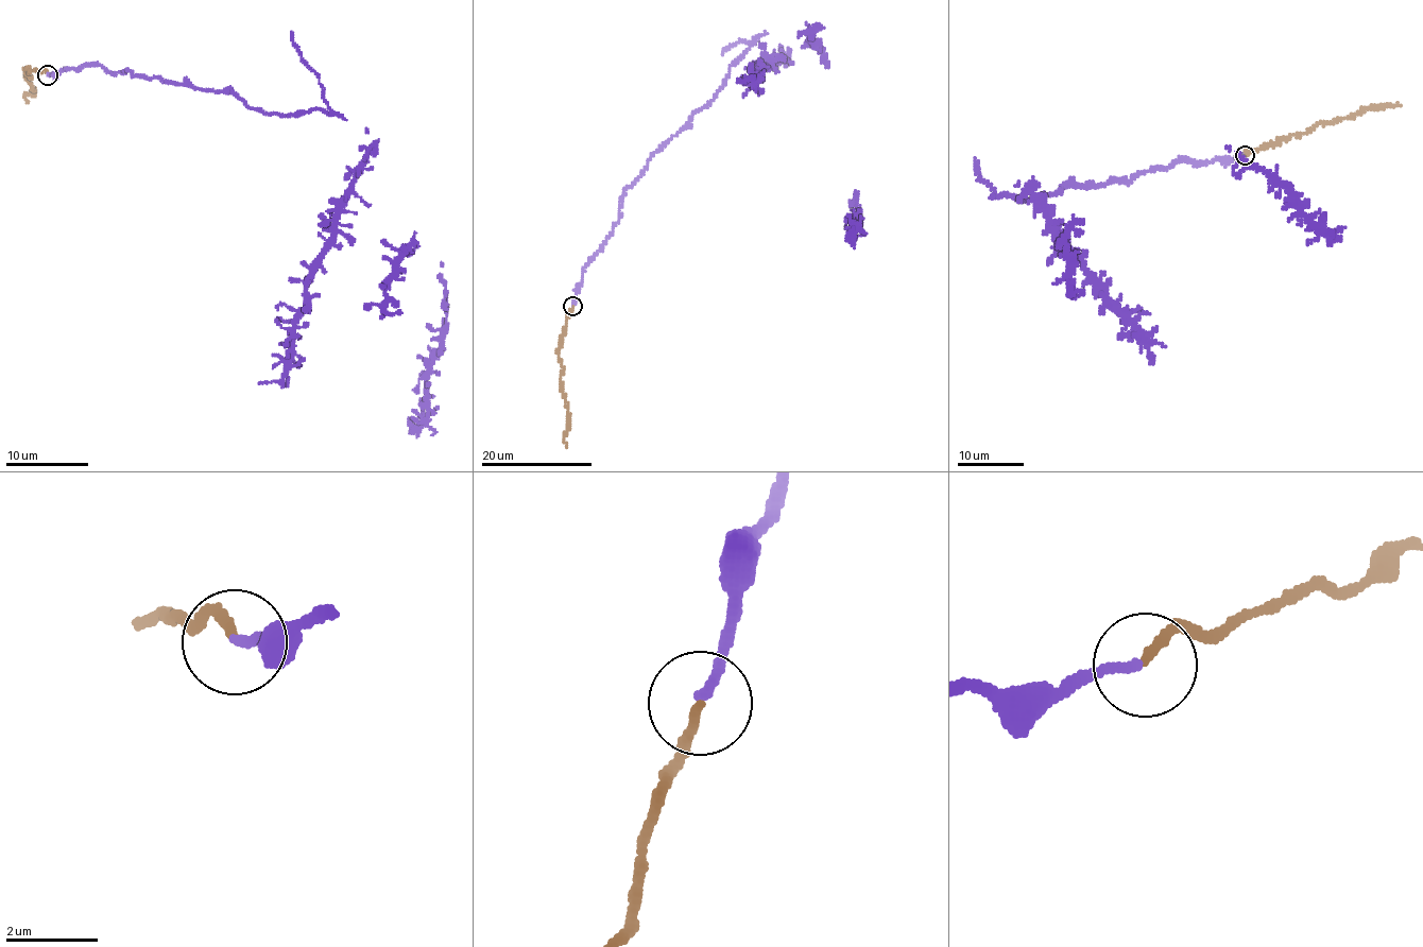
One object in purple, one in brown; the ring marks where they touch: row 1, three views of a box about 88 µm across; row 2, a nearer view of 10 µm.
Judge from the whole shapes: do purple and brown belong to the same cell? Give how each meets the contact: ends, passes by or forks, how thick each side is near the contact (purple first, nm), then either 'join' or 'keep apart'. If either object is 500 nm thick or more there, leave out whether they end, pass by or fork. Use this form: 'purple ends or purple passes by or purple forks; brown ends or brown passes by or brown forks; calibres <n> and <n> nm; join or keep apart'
purple ends; brown ends; calibres 200 and 180 nm; join

